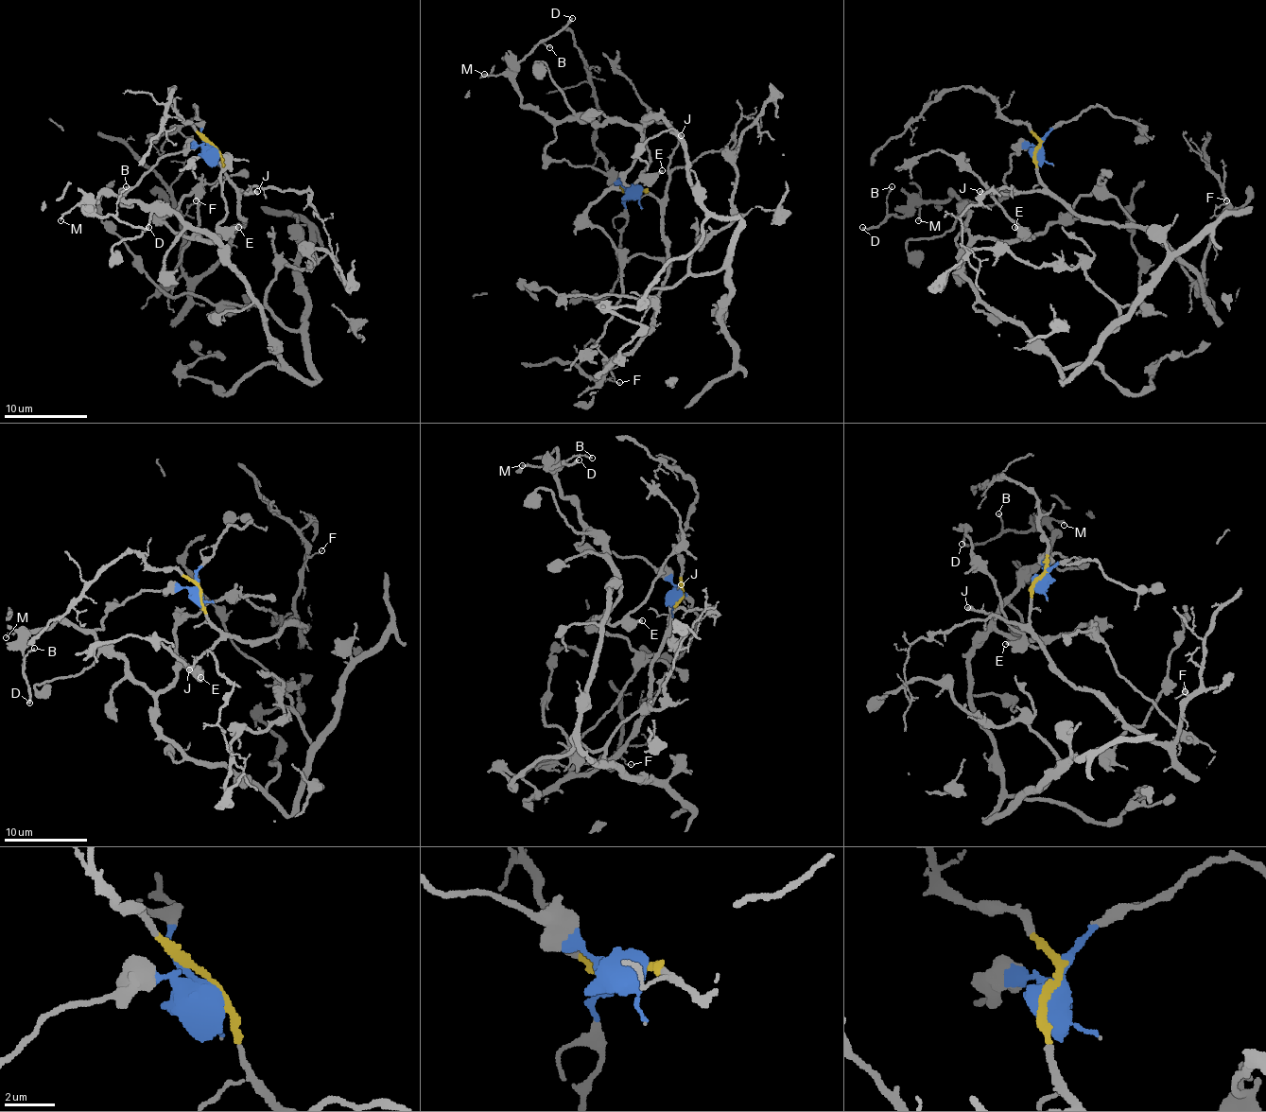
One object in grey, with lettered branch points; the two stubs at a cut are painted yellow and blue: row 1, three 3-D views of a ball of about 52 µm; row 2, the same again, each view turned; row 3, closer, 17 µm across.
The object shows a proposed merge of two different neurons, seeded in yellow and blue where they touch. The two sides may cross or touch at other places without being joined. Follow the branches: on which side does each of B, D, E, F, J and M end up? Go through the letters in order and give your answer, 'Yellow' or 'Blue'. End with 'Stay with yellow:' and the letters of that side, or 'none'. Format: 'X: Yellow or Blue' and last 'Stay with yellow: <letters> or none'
B: Blue
D: Blue
E: Blue
F: Yellow
J: Yellow
M: Blue
Stay with yellow: F, J

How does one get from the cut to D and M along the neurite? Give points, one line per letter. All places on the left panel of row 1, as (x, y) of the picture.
D: (212, 146), (164, 156), (120, 199), (130, 206), (101, 194), (91, 201), (101, 217), (149, 227)
M: (212, 146), (191, 146), (164, 156), (120, 199), (130, 206), (101, 194), (70, 208), (60, 220)

